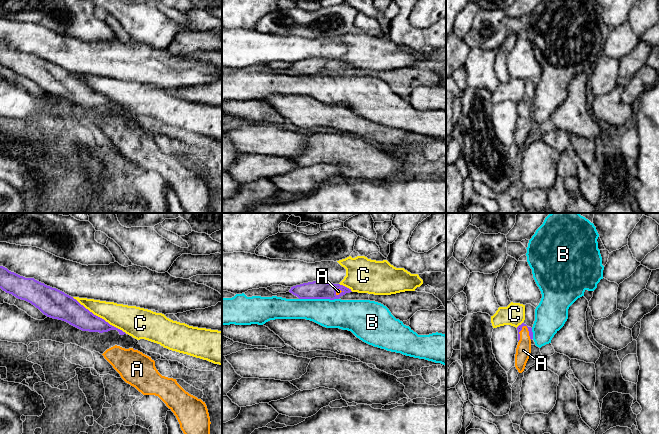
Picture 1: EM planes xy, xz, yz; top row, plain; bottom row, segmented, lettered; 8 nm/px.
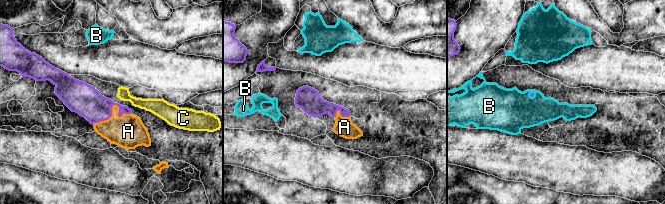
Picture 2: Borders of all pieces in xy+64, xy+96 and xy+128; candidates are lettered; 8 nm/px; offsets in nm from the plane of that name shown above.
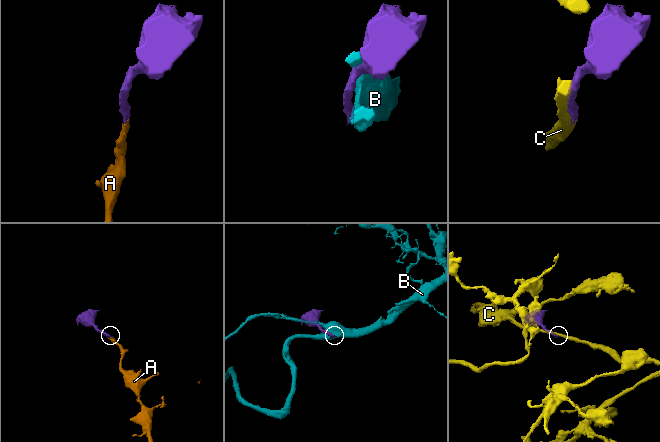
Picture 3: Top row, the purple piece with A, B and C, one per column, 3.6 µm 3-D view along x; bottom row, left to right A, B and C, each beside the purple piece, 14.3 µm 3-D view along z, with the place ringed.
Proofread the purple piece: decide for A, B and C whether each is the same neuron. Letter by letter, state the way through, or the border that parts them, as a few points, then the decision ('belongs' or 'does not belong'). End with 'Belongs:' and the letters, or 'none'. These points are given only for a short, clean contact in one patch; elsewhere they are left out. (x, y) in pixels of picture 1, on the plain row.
A: across yz (519, 104), (519, 107), (523, 111), (523, 126) | belongs
B: does not belong
C: does not belong
Belongs: A

